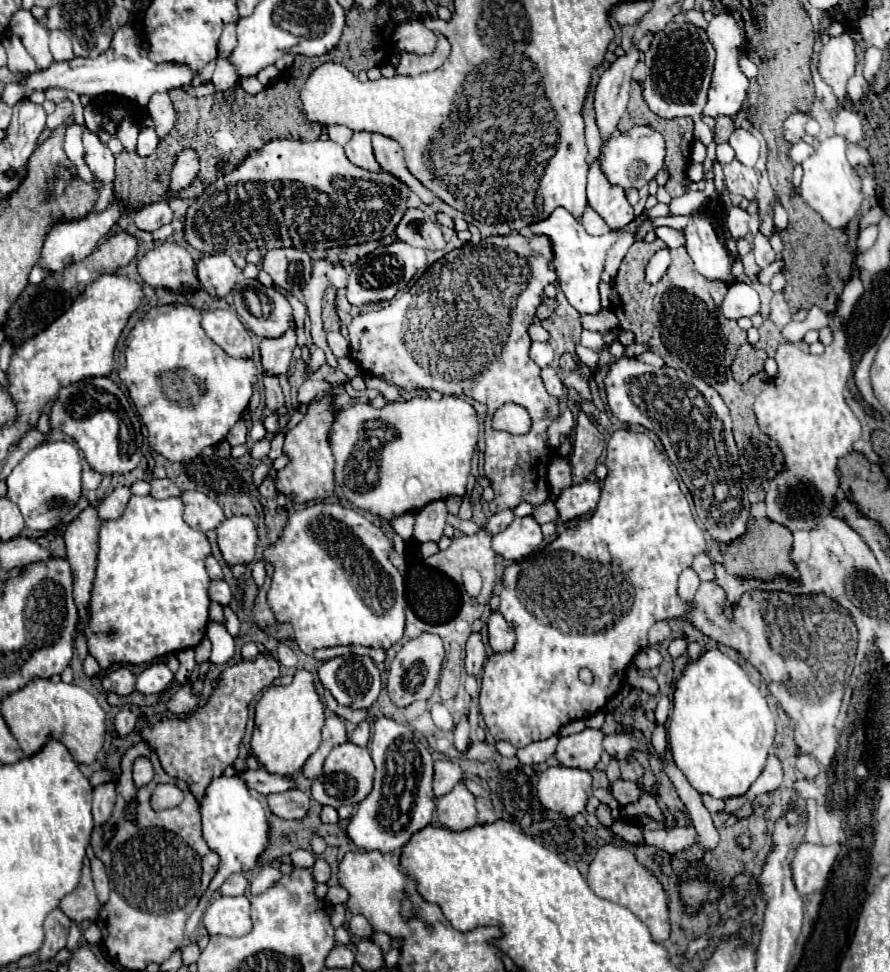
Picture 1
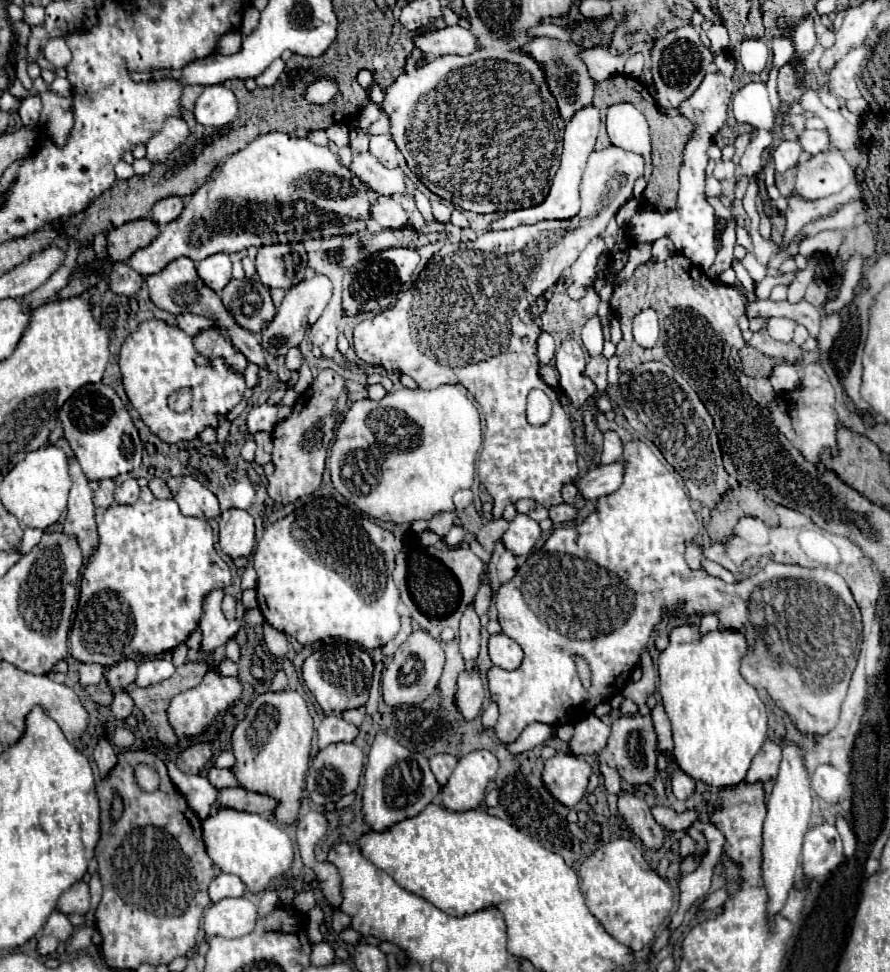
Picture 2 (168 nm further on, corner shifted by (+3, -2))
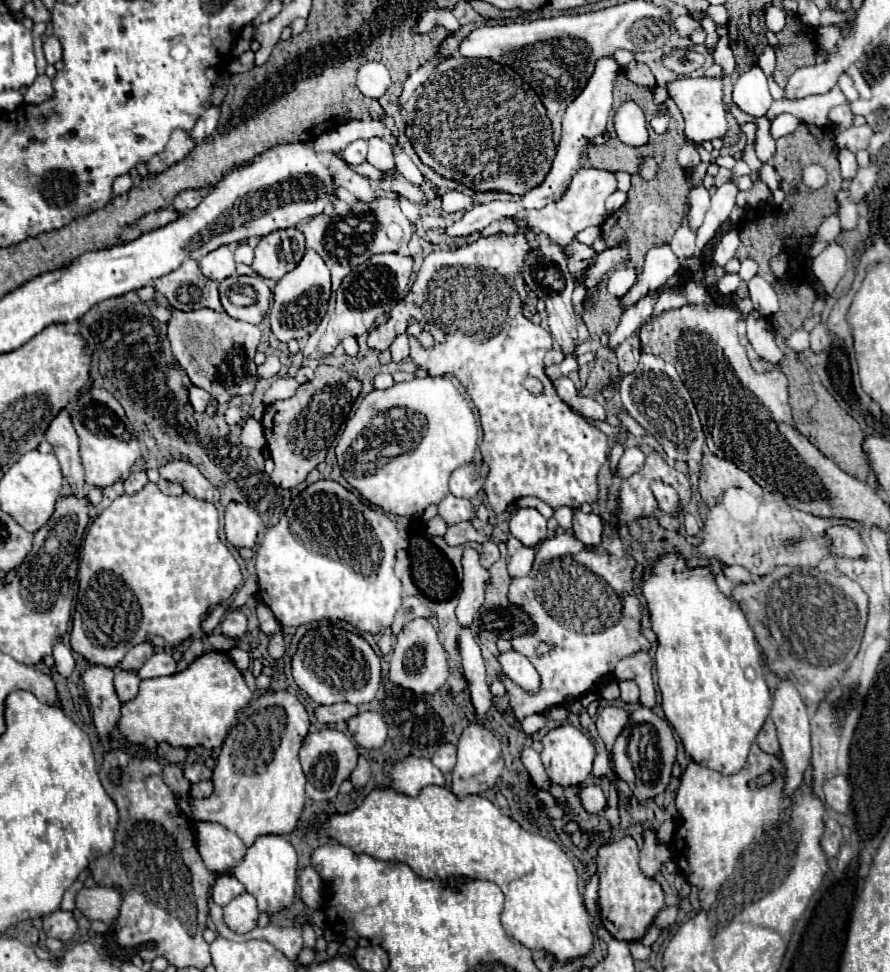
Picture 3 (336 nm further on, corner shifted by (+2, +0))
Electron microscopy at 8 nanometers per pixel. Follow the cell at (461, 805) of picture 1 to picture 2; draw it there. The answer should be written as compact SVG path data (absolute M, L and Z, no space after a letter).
M475 750L459 758L449 782L443 786L443 806L453 812L479 808L497 768L499 760L489 750Z

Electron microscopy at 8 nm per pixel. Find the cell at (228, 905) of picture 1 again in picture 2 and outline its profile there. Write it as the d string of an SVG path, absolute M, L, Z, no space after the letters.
M223 898L205 910L205 934L239 938L255 928L257 918L257 906L247 898Z

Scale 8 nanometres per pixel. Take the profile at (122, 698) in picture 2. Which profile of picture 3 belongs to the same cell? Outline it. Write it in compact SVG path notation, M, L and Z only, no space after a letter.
M118 666L114 668L114 688L116 688L116 694L122 704L136 698L138 686L140 686L140 678L136 672L126 672Z

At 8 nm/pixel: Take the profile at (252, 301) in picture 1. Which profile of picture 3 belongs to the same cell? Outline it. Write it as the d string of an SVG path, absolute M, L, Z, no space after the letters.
M232 274L220 282L220 300L228 316L260 324L268 312L272 292L262 276Z

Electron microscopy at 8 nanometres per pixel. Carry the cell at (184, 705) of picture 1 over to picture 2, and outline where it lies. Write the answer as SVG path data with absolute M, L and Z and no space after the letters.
M211 668L211 670L207 670L203 680L195 688L185 690L185 692L181 692L181 694L171 698L169 708L167 708L169 724L171 724L171 728L173 728L173 732L177 736L181 736L181 738L195 738L195 736L207 732L207 728L213 724L213 720L219 714L229 712L241 696L243 696L243 684L239 682L239 678L223 676L223 674L219 674L217 670Z

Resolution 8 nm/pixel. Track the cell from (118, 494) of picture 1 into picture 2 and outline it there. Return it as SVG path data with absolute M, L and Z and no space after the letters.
M127 478L115 490L115 502L117 504L135 504L137 498L139 498L139 484L135 478Z

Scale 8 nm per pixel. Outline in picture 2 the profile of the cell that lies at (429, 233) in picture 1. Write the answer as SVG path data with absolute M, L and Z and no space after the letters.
M375 194L373 196L373 204L371 204L371 220L372 225L368 225L368 231L376 231L376 227L382 229L395 230L395 228L405 228L407 226L407 218L401 206L397 206L397 202L393 202L387 196Z

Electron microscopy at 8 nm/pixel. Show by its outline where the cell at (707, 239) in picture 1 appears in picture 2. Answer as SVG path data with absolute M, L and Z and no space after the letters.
M707 74L703 82L699 84L697 92L685 100L685 104L679 104L677 112L685 116L693 124L693 136L685 144L683 152L683 164L679 168L679 202L673 210L667 214L657 214L657 212L645 212L639 210L631 222L629 222L629 232L637 242L655 242L657 238L667 236L679 254L687 256L695 266L701 270L707 270L713 260L715 260L715 210L709 204L705 196L705 168L707 168L707 150L713 144L715 134L725 126L725 116L727 116L727 104L731 102L733 96L733 82L731 78L725 78L723 74Z

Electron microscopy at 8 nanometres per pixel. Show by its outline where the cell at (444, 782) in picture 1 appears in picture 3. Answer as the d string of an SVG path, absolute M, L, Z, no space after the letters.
M442 744L436 754L432 756L432 764L442 772L442 774L450 774L456 766L456 746L452 744Z

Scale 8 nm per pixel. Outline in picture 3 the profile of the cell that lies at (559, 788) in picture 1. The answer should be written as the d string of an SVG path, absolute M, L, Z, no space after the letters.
M564 724L542 738L542 764L552 784L578 786L592 772L594 744L578 728Z

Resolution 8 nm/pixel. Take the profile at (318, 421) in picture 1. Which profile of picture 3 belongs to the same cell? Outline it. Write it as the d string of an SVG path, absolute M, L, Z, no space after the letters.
M318 366L316 376L302 384L288 400L274 402L262 418L262 428L274 460L272 482L278 488L290 490L306 480L306 476L326 458L328 446L334 442L336 432L346 422L346 416L360 394L360 382L348 372L334 366Z

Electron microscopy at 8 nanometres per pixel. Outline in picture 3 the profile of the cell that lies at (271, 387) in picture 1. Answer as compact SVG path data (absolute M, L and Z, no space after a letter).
M186 260L178 270L154 280L156 292L168 298L170 306L182 312L210 308L222 312L218 298L218 282L206 278L196 260Z

